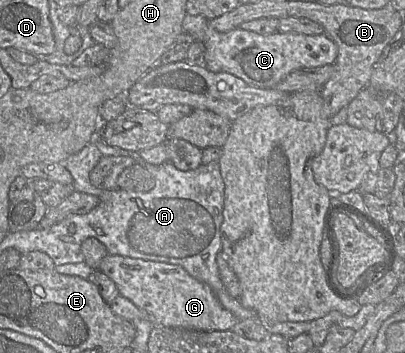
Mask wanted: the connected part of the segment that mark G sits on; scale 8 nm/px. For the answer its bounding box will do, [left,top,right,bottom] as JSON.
[98,254,239,331]

